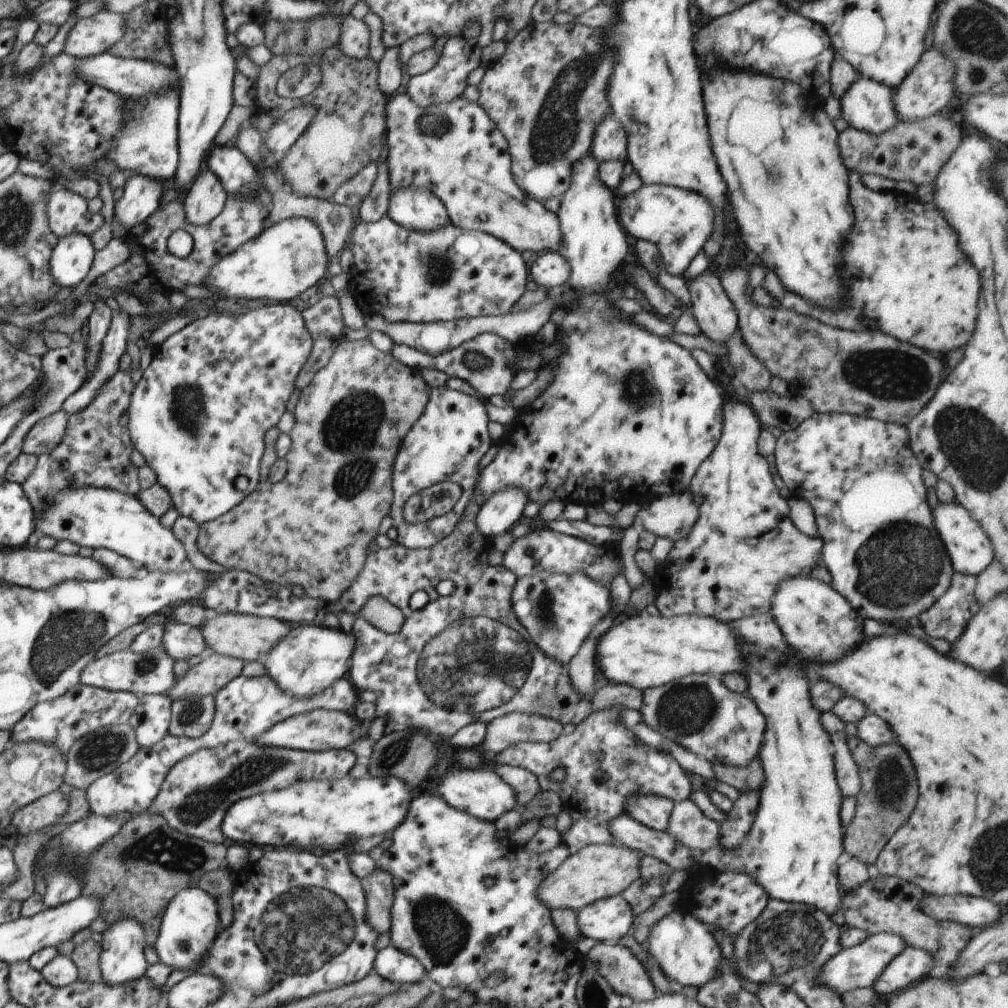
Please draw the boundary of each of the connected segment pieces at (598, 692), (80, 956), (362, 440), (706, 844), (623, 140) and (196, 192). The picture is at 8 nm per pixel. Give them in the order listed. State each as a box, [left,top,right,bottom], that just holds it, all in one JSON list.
[[590,681,643,711],[70,938,102,983],[196,338,431,610],[667,799,719,851],[590,113,627,162],[183,168,227,225]]

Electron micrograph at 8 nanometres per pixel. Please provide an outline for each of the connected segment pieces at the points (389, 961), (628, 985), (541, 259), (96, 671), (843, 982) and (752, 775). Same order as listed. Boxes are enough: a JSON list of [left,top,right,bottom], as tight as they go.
[[373,946,426,985],[587,942,656,1002],[530,251,571,290],[79,643,176,696],[817,932,907,996],[713,760,764,792]]

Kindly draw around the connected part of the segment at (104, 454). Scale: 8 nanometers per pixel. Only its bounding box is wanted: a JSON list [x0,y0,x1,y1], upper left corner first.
[22,370,141,517]

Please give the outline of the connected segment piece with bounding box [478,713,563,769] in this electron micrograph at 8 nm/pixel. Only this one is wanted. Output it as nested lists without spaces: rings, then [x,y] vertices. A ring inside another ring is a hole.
[[[508,713],[489,722],[485,742],[478,747],[486,766],[494,769],[493,756],[522,741],[552,742],[563,733],[563,726],[555,720],[532,713]]]

